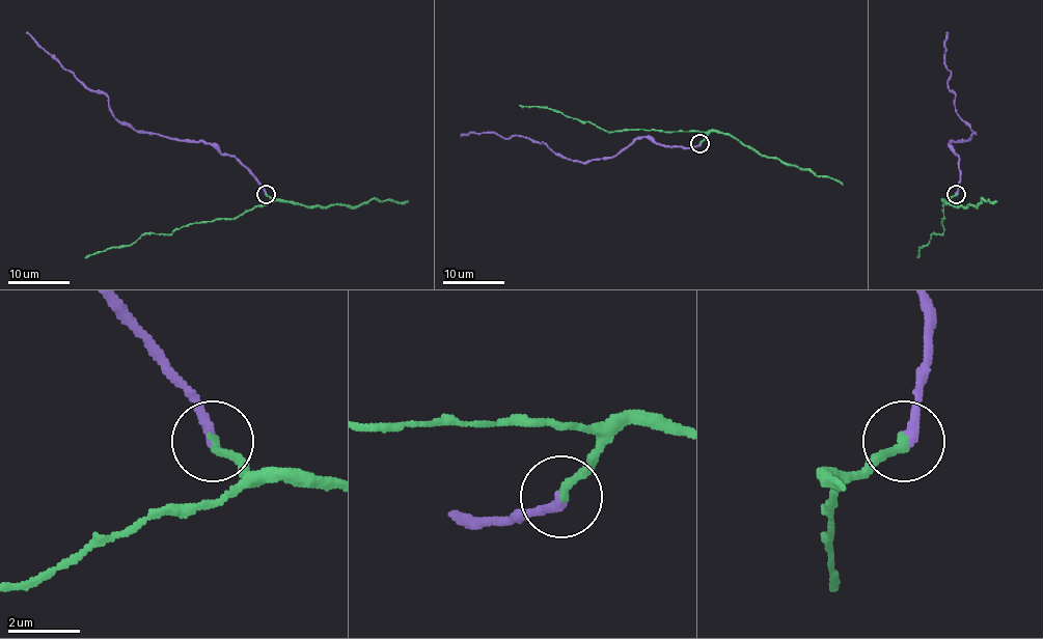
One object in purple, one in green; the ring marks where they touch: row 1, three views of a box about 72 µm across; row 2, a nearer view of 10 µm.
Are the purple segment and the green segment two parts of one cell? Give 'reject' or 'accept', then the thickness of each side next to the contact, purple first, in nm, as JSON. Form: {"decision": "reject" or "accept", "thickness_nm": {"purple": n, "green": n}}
{"decision": "accept", "thickness_nm": {"purple": 320, "green": 240}}

